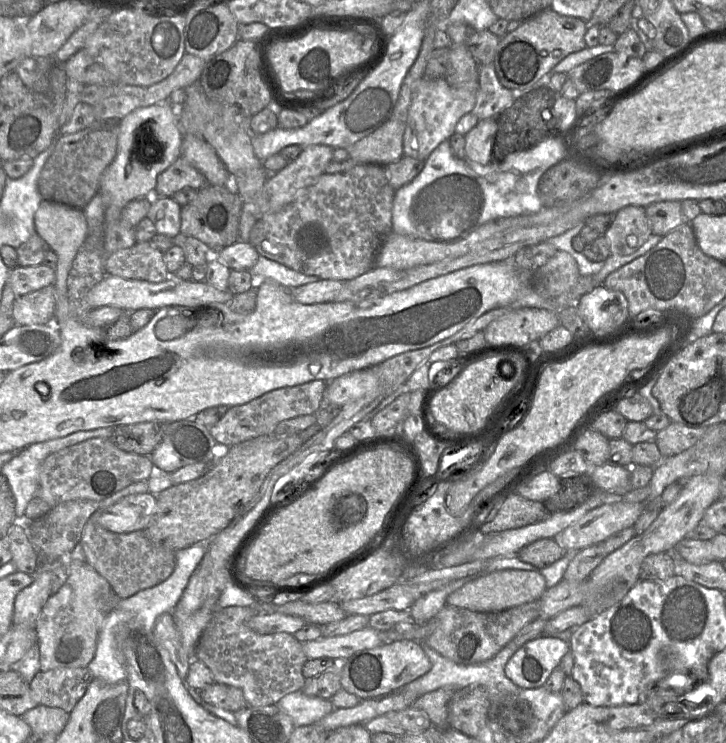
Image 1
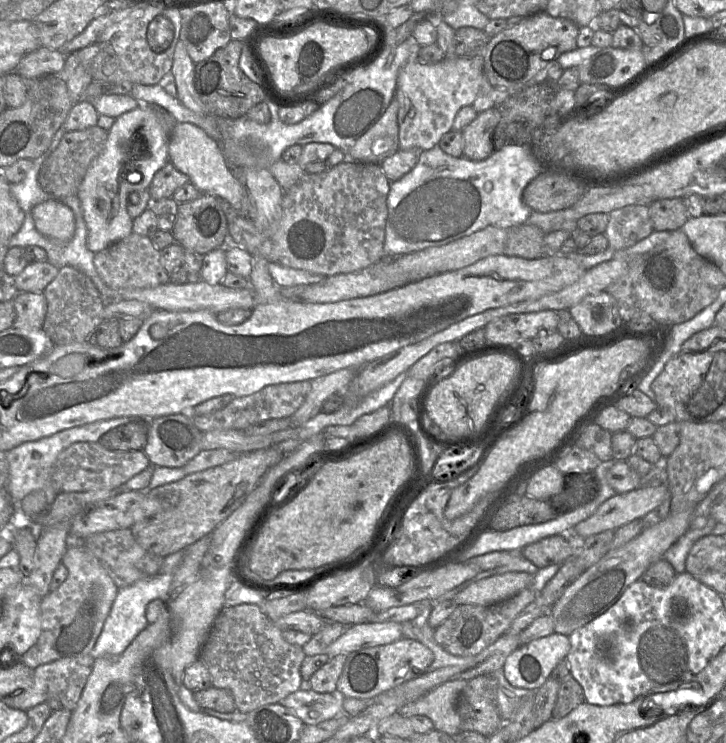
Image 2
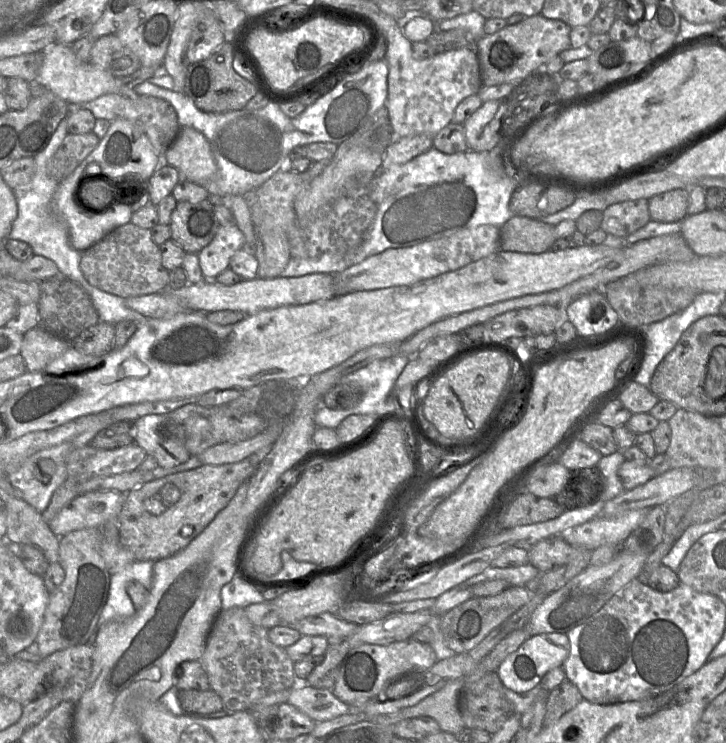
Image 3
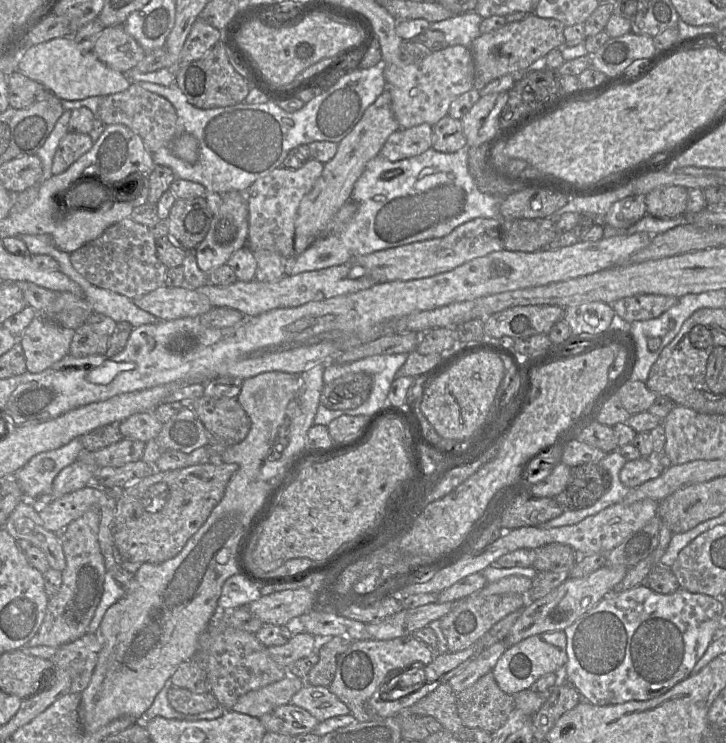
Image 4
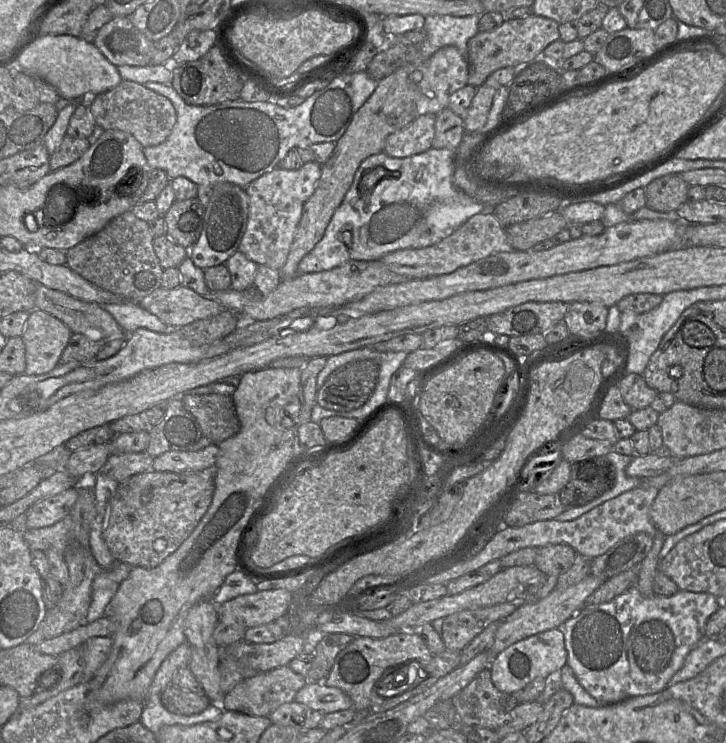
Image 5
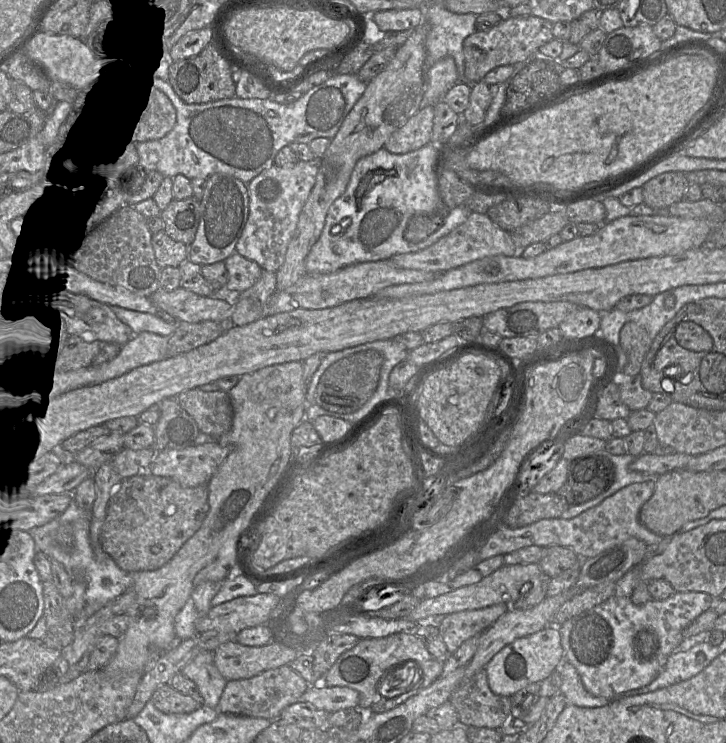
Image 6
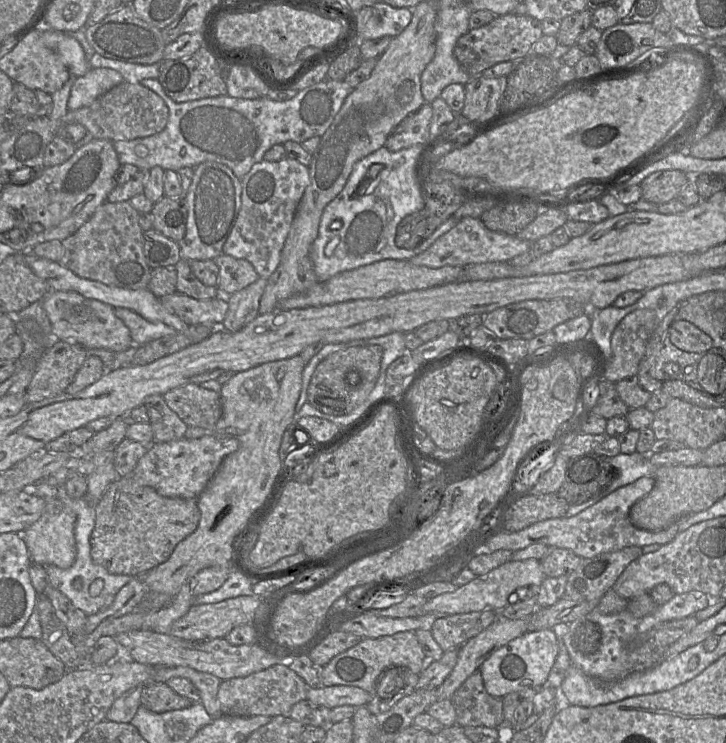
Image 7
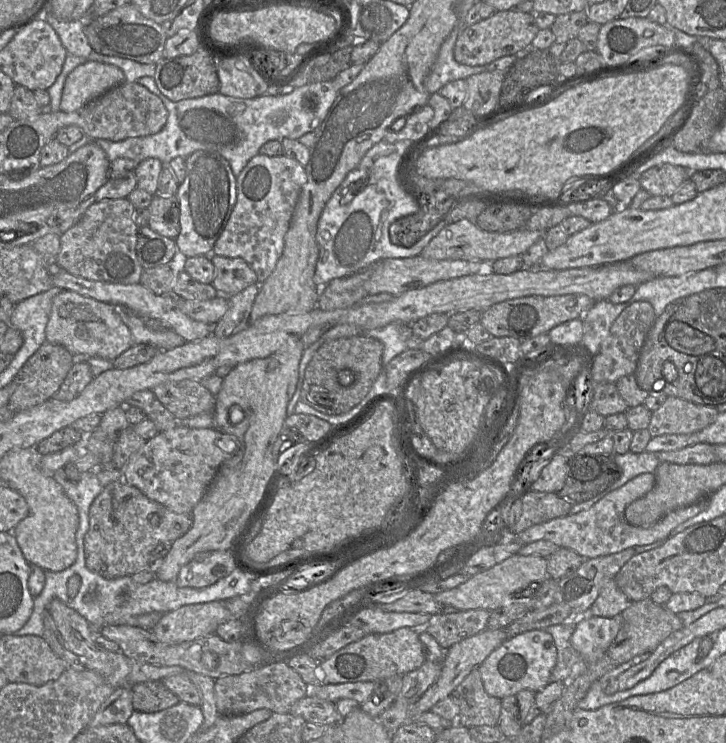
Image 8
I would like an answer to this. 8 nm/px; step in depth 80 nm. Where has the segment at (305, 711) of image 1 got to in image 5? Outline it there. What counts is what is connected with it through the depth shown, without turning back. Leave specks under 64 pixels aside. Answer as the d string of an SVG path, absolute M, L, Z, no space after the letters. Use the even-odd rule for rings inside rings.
M308 682L297 692L293 702L302 703L324 714L353 709L352 700L346 693L323 682Z

